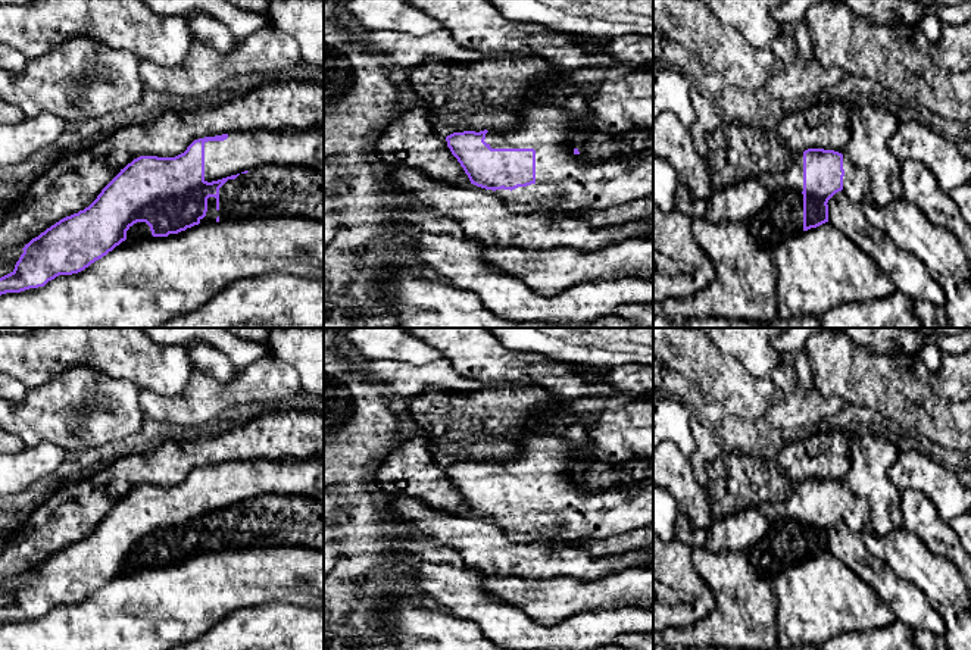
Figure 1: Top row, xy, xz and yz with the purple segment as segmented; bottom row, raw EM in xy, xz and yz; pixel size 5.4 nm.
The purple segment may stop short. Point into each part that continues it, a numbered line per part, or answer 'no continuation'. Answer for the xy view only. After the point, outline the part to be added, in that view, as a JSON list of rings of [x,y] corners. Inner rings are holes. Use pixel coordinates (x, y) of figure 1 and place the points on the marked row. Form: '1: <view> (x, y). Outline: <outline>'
1: xy (243, 150). Outline: [[[324,128],[232,131],[224,141],[204,143],[207,182],[268,165],[324,172]]]

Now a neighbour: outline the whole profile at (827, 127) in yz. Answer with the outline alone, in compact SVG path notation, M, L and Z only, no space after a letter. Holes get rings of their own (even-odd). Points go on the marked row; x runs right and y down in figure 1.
M836 94L830 103L815 101L805 110L787 113L777 134L787 150L803 153L824 149L842 153L850 140L850 112L856 99Z

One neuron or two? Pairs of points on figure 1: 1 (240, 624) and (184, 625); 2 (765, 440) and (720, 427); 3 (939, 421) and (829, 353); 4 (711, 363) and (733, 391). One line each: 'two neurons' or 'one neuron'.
1: two neurons
2: one neuron
3: one neuron
4: one neuron

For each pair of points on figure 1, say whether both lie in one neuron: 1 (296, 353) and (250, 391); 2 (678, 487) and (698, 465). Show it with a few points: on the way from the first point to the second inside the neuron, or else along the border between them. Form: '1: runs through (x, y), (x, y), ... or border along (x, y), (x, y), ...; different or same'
1: border along (269, 352), (294, 369), (303, 390); different
2: border along (689, 458), (693, 475), (703, 487); different

